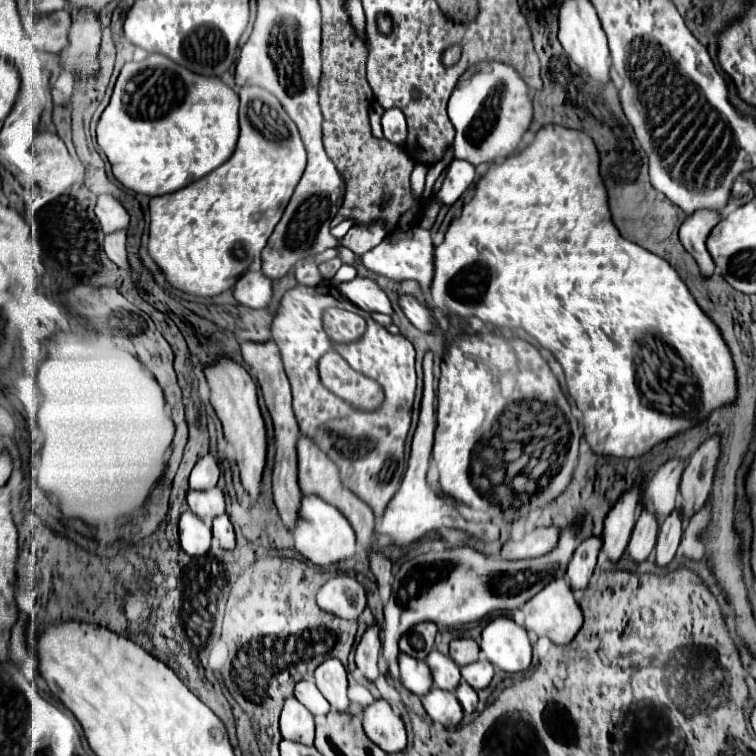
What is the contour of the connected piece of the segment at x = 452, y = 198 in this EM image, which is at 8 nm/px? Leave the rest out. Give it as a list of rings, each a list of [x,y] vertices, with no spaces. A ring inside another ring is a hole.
[[[451,161],[445,181],[437,193],[437,201],[441,205],[453,205],[463,191],[473,183],[473,175],[475,175],[475,167],[467,161]]]

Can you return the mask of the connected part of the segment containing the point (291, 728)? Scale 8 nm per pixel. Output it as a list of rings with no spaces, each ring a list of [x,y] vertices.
[[[289,697],[281,711],[281,735],[283,739],[313,745],[315,739],[315,717],[295,697]]]

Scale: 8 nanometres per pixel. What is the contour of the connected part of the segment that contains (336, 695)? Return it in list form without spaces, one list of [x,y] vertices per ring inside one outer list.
[[[327,659],[315,669],[315,683],[335,711],[347,711],[347,671],[337,659]]]

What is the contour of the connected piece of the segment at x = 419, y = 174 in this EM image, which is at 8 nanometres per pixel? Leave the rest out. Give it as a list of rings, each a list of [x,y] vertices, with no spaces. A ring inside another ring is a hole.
[[[417,163],[415,169],[413,169],[413,173],[411,173],[411,187],[413,187],[413,193],[415,193],[417,197],[421,197],[421,193],[423,193],[425,175],[427,175],[427,167],[421,165],[421,163]]]

